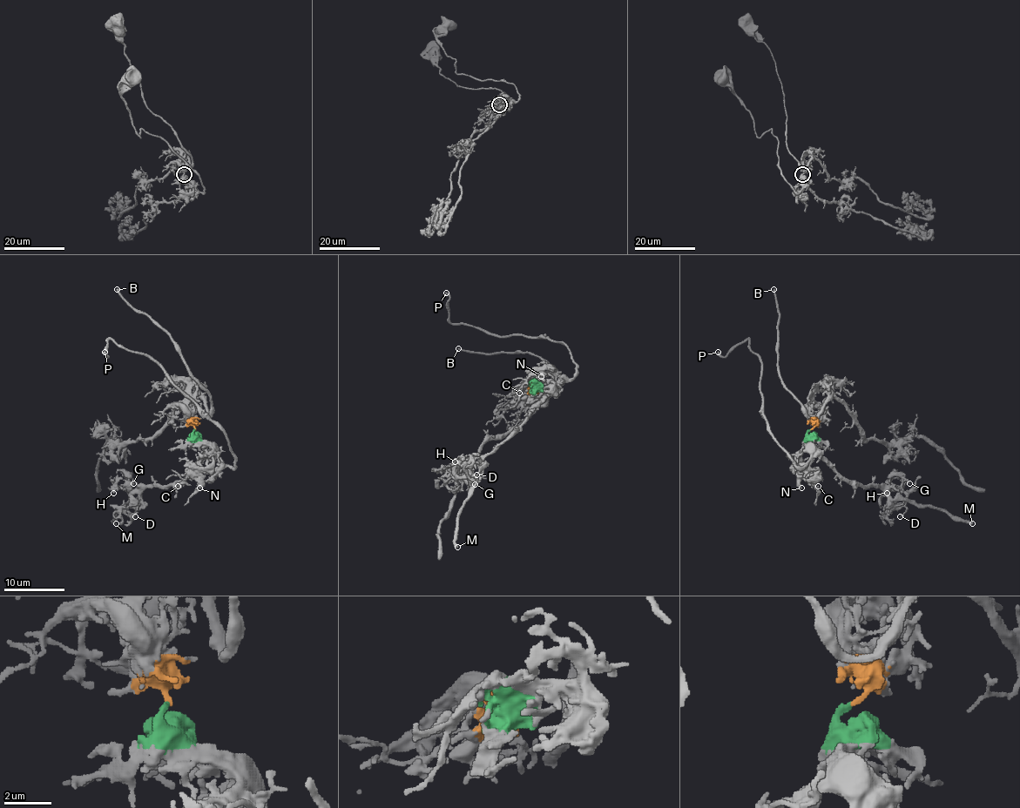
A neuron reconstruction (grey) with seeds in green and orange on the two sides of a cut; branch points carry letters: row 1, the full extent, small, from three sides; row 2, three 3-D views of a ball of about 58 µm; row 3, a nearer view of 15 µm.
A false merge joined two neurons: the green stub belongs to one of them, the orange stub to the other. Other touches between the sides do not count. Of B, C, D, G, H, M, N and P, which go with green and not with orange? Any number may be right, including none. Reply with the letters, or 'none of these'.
C, D, G, H, M, N, P

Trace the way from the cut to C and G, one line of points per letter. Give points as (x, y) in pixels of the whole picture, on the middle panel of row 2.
C: (537, 386), (533, 382), (527, 382), (527, 386), (527, 378), (520, 393)
G: (537, 386), (549, 387), (551, 392), (508, 437), (473, 467), (475, 483)

